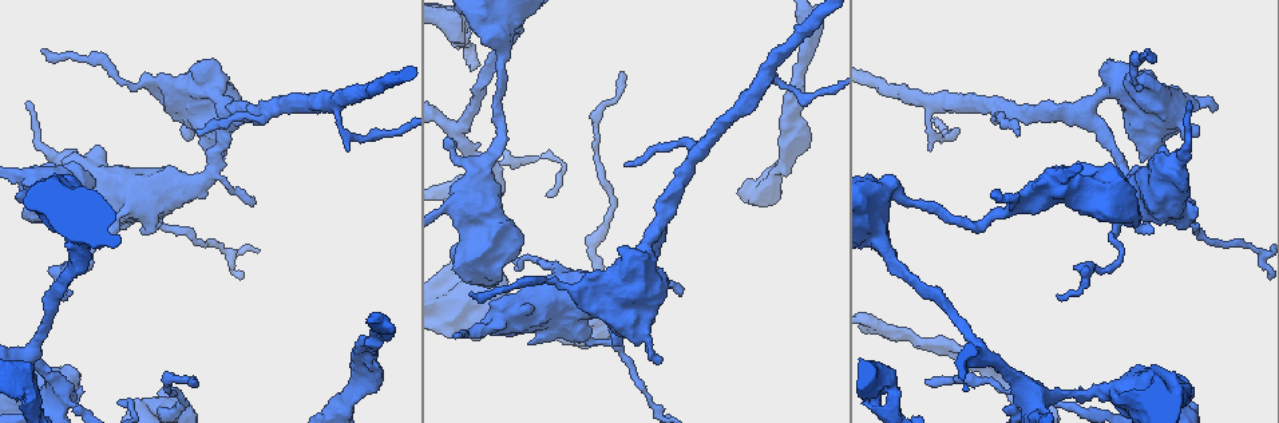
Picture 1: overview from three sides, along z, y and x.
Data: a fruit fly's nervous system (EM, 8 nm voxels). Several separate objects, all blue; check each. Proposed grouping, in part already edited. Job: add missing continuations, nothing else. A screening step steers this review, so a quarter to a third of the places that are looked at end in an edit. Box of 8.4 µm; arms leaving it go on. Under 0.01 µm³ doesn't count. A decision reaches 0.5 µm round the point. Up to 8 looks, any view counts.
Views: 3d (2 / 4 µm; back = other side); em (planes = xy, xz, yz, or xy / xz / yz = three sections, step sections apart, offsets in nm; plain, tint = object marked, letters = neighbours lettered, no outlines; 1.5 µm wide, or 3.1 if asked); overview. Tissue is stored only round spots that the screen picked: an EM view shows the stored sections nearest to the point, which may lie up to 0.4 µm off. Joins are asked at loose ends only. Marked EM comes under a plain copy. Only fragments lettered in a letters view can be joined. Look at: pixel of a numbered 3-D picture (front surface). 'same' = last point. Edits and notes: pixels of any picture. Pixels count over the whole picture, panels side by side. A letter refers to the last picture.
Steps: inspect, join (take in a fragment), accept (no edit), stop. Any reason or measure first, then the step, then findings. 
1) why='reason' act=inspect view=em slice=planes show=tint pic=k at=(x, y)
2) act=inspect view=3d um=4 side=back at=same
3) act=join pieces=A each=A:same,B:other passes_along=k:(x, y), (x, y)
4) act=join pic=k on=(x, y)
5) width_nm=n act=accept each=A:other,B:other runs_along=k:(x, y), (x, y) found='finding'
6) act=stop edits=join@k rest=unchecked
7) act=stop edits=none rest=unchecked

why='tapers out' act=inspect view=em slice=planes show=letters pic=1 at=(681, 295)

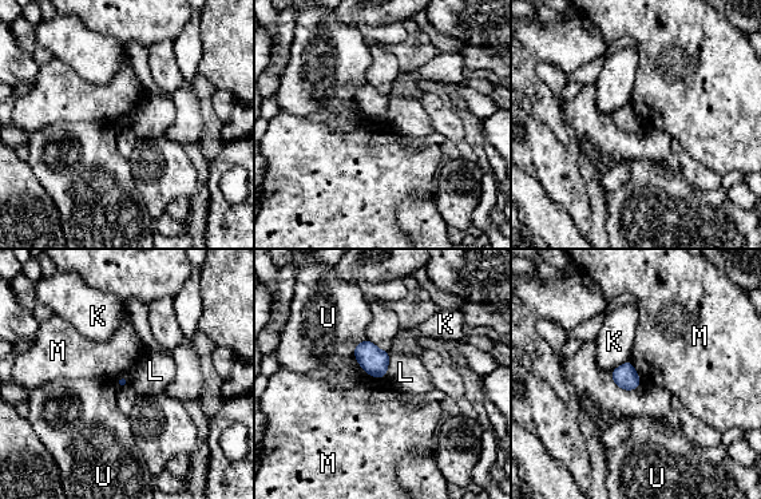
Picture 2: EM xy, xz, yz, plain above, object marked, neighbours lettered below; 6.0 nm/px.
longest_contact=U:220nm act=accept each=K:other,L:other,M:other,U:other found='none of them fits'

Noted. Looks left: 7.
why='free end' act=inspect view=3d um=4 pic=1 at=(802, 133)

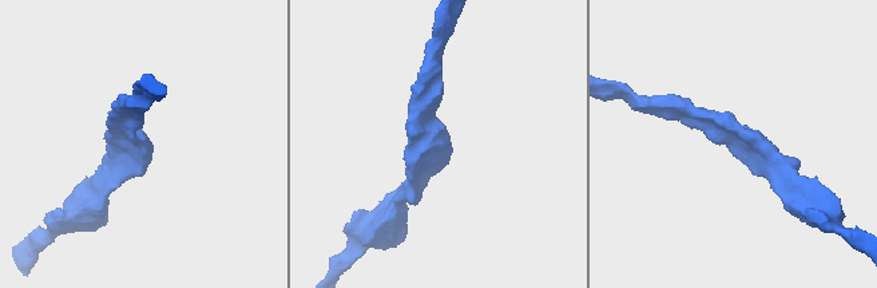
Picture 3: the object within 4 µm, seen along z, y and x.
why='now the EM' act=inspect view=em slice=planes show=tint pic=3 at=(140, 156)

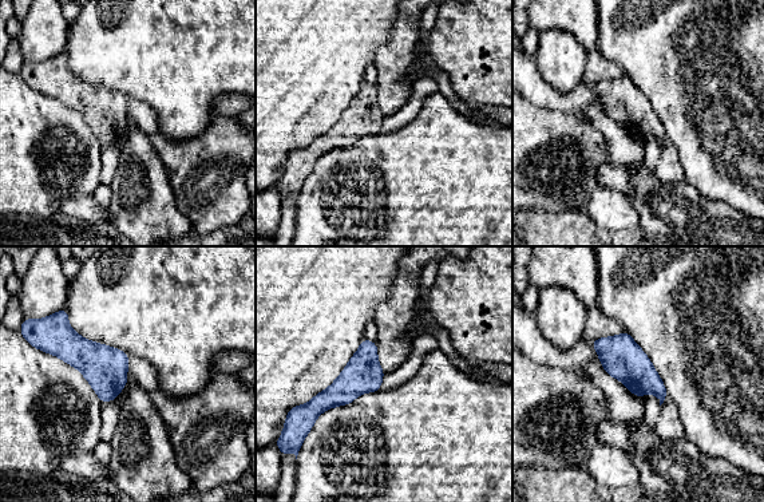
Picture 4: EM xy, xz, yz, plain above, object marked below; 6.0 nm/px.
why='see the neighbours' act=inspect view=em slice=planes show=letters at=same

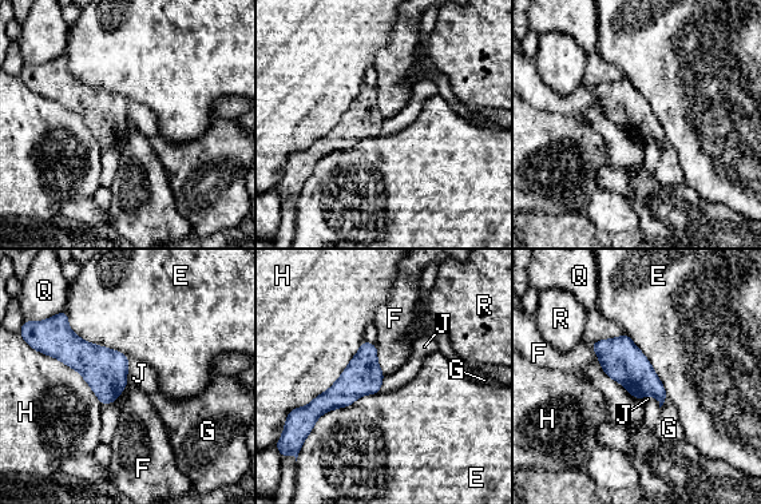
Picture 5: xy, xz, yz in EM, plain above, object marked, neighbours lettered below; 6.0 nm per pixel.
width_nm=220 act=accept each=E:other,F:other,G:other,H:other,J:other,Q:other,R:other found='none of them fits'

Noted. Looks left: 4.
why='an open end' act=inspect view=em slice=planes show=letters pic=1 at=(622, 71)

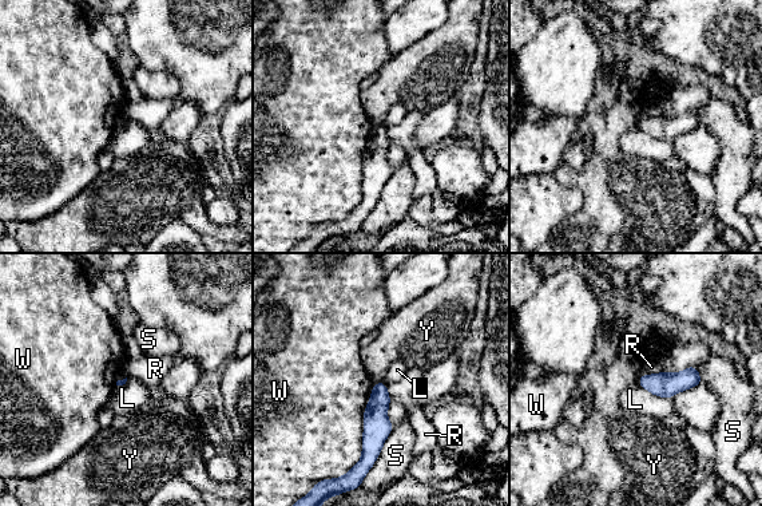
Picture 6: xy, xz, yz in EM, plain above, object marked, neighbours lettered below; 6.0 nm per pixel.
act=accept each=L:other,R:other,S:other,W:other,Y:other border=6:(381, 380), (374, 383) found='no lettered fragment goes on from it'

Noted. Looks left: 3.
act=stop edits=none rest=unchecked

